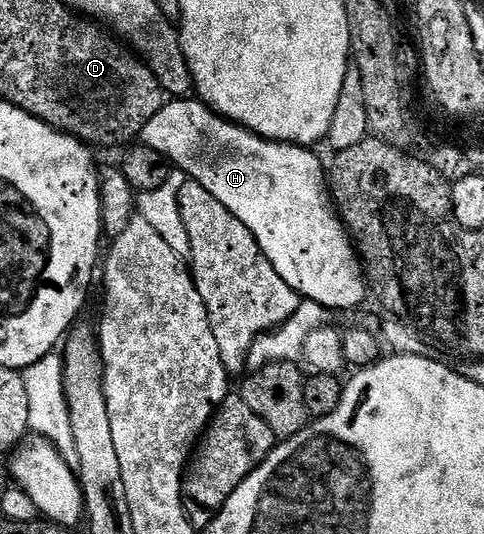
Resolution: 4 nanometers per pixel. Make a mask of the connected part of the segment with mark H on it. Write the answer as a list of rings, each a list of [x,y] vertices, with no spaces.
[[[177,97],[166,102],[159,113],[141,130],[144,146],[163,153],[176,170],[185,172],[192,182],[203,185],[211,197],[215,197],[257,238],[261,252],[271,261],[275,273],[291,285],[301,299],[318,302],[326,309],[342,307],[349,311],[360,308],[367,292],[367,271],[361,262],[337,214],[333,196],[329,193],[327,167],[316,155],[316,150],[298,147],[295,143],[283,143],[265,139],[253,131],[223,118],[213,108],[197,97]]]

